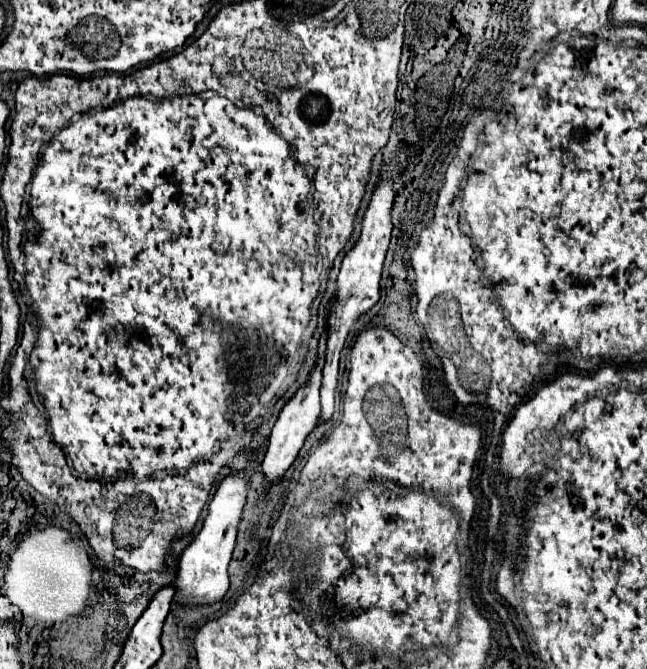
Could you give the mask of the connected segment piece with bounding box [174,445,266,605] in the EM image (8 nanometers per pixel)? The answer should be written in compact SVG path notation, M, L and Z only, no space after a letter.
M266 445L258 447L252 451L246 459L246 469L240 471L230 471L218 485L218 491L210 503L208 517L204 519L202 531L196 535L196 539L186 547L180 559L178 575L174 579L176 595L174 601L180 603L198 603L198 605L210 605L214 601L220 601L224 593L228 591L228 563L236 545L236 535L238 535L238 525L242 519L242 511L246 505L246 495L250 491L250 481L258 473L262 459L266 455Z

